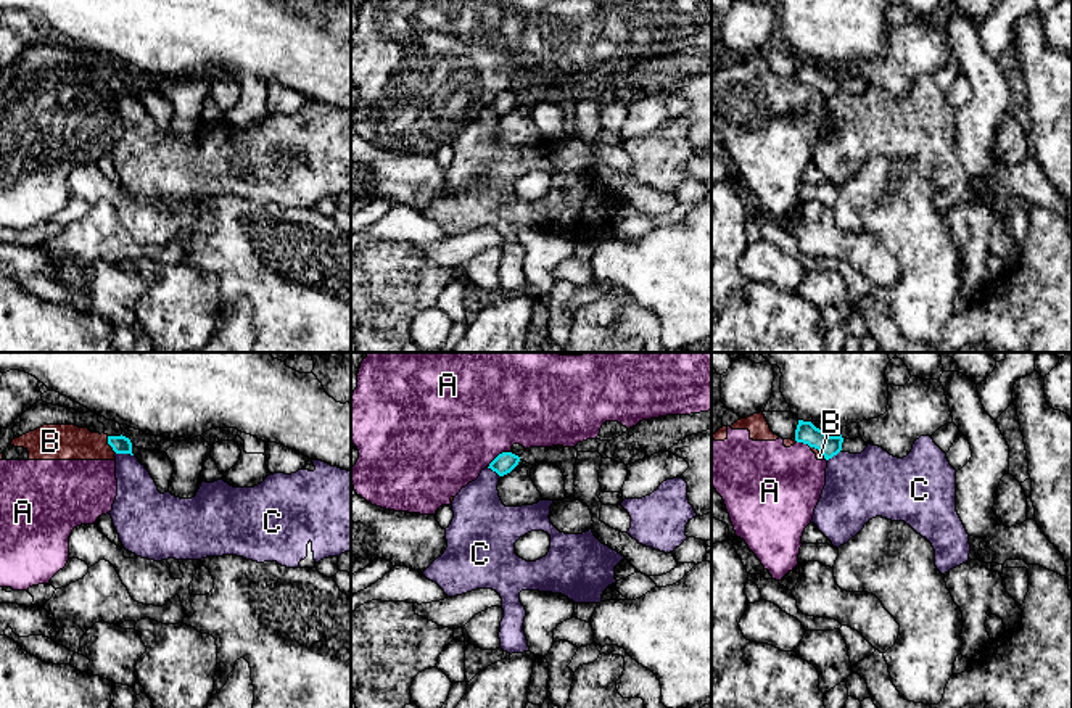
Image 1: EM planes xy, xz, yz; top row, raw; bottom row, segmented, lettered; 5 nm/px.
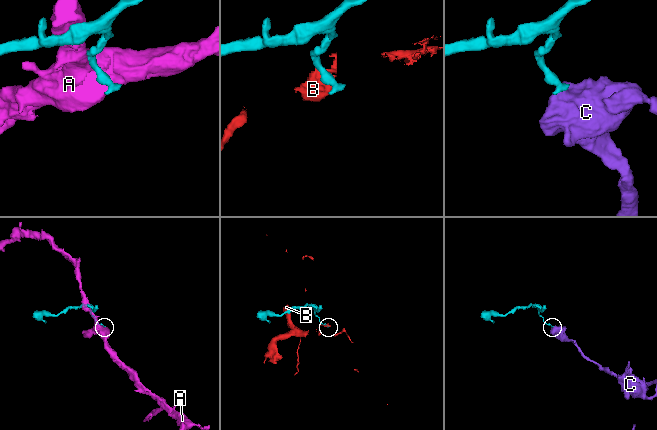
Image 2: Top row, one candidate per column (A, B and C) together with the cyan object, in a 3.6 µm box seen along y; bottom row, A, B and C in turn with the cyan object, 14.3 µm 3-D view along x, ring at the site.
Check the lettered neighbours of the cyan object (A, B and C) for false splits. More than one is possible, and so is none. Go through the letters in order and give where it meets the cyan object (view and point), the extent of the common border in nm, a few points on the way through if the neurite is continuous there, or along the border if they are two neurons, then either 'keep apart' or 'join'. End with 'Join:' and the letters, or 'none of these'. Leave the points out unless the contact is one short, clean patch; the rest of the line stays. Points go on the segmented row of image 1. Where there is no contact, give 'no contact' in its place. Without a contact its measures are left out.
A: contact xz (498, 456); length 140 nm; keep apart
B: contact xy (110, 444); length 100 nm; keep apart
C: contact xy (124, 452); length 90 nm; border xy (116, 452), (129, 452), (132, 456); keep apart
Join: none of these

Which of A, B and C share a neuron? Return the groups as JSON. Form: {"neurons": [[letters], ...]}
{"neurons": [["A", "B"], ["C"]]}

